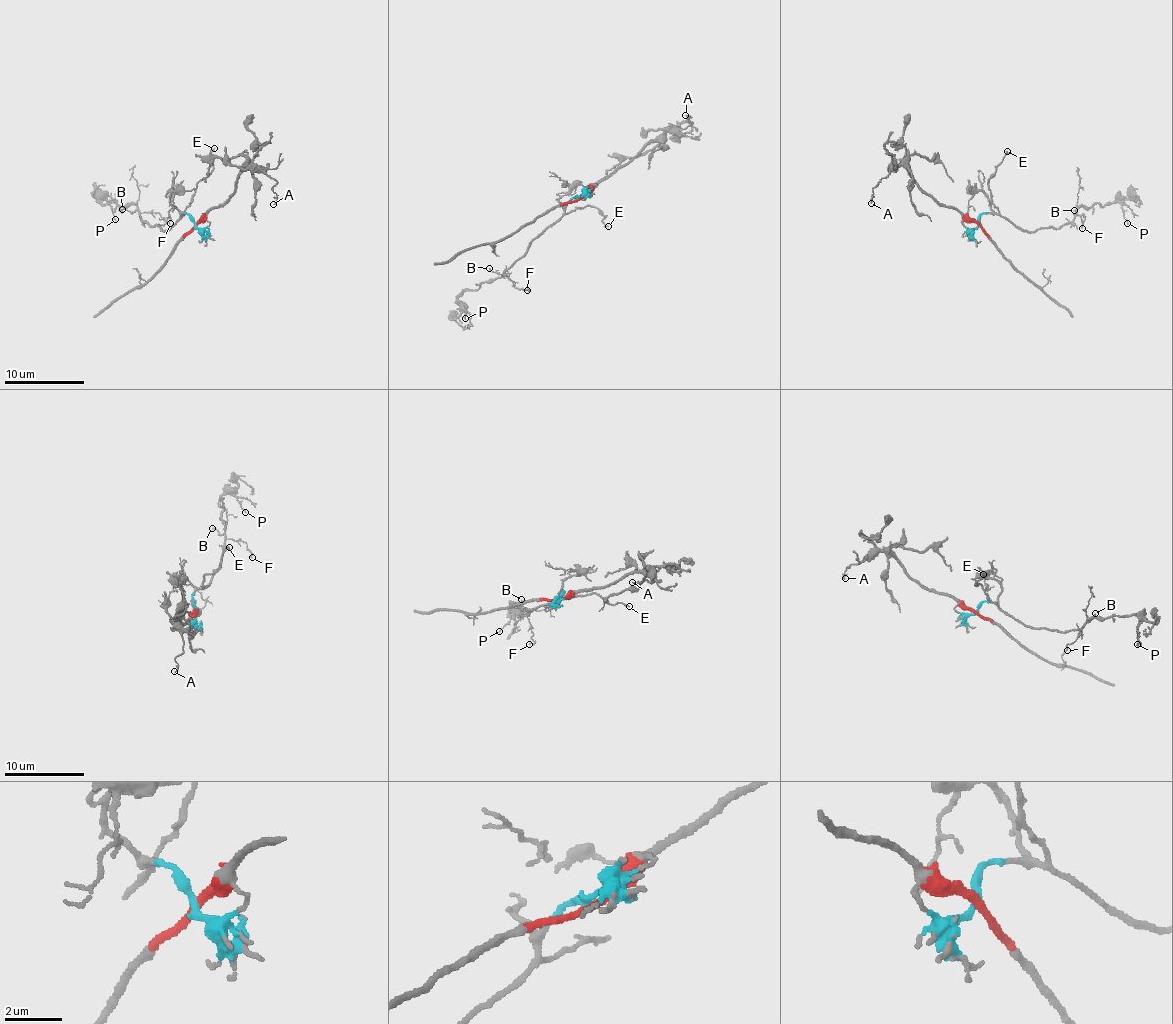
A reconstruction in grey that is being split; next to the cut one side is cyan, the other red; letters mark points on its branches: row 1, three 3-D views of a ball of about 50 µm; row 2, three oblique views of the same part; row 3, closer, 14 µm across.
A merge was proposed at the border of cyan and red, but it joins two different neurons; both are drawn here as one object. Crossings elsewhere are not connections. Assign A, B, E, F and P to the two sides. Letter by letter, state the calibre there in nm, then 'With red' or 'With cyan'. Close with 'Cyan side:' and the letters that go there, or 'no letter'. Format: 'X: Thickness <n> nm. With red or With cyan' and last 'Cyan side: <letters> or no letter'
A: Thickness 80 nm. With red
B: Thickness 110 nm. With cyan
E: Thickness 140 nm. With cyan
F: Thickness 100 nm. With cyan
P: Thickness 110 nm. With cyan
Cyan side: B, E, F, P

